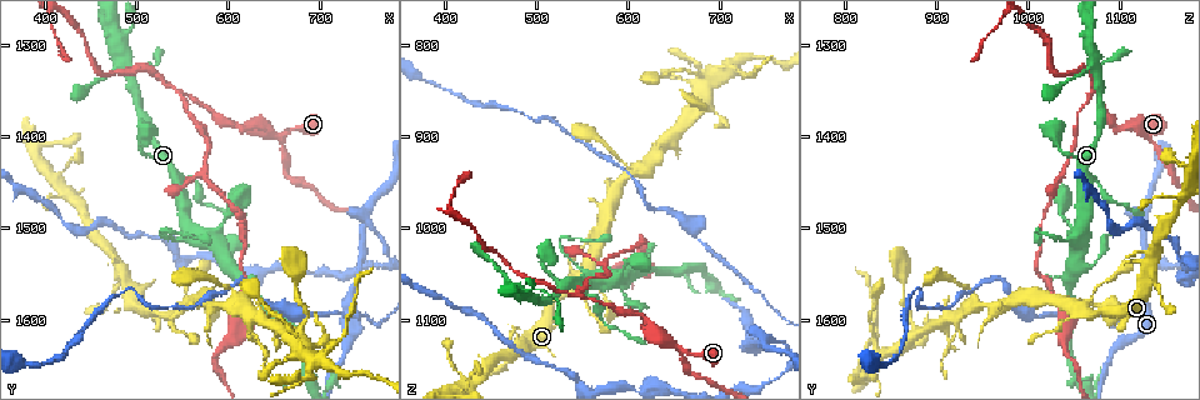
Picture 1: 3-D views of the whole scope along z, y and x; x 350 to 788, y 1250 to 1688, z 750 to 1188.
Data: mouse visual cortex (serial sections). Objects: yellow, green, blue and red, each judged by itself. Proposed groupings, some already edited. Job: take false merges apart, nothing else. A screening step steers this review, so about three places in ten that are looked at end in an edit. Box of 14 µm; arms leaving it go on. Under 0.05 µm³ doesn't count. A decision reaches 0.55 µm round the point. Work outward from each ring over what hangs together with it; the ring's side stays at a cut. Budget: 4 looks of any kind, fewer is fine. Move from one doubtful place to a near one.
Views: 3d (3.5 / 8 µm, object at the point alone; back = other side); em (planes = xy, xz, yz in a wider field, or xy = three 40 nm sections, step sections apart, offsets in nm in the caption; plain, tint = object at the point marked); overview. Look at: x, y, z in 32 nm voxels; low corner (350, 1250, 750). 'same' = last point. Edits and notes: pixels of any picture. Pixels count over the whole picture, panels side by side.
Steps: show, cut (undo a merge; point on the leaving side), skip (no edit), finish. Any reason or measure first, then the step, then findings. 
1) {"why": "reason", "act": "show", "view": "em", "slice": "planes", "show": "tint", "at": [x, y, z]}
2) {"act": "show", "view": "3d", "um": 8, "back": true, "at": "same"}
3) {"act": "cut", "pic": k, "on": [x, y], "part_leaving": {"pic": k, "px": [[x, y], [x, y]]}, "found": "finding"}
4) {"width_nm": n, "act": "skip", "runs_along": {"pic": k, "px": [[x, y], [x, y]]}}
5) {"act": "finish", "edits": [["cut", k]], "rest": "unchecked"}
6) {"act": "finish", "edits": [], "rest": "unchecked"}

{"why": "small branch off a trunk", "act": "show", "view": "3d", "um": 3.5, "at": [545, 1450, 1065]}

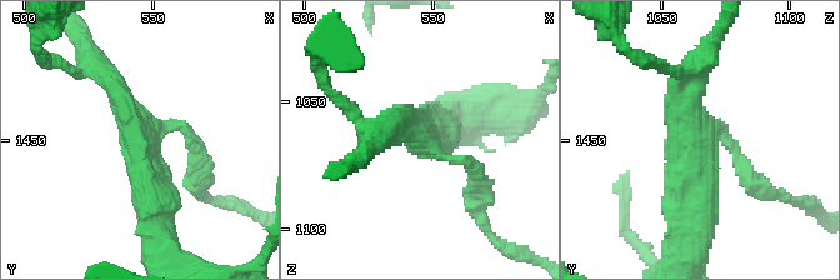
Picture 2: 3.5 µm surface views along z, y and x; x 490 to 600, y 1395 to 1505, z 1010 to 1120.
{"arms": 3, "arm_widths_nm": [150, 250, 500], "why": "need the tissue", "act": "show", "view": "em", "slice": "xy", "step": 3, "show": "tint", "at": [544, 1447, 1062]}

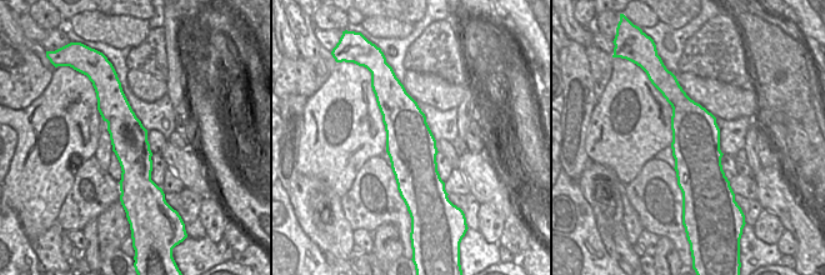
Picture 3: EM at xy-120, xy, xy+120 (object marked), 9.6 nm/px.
{"width_nm": 480, "act": "skip", "runs_along": {"pic": 2, "px": [[99, 68], [119, 86], [156, 209]]}, "found": "all the same cell"}

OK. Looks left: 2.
{"why": "a narrow waist", "act": "show", "view": "3d", "um": 3.5, "at": [660, 1400, 1135]}

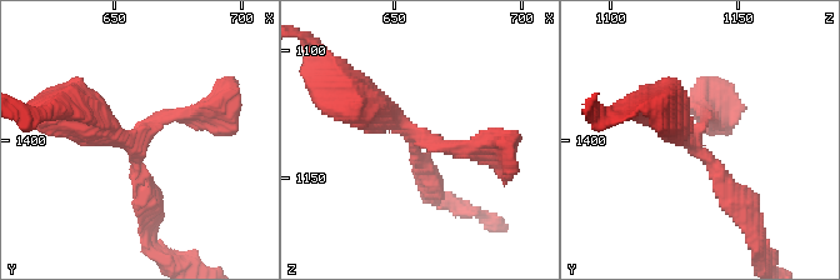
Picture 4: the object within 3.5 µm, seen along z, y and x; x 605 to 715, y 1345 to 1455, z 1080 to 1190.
{"arms": 3, "arm_widths_nm": [200, 250, 450], "why": "shape alone is not enough", "act": "show", "view": "em", "slice": "xy", "step": 3, "show": "tint", "at": [658, 1399, 1131]}

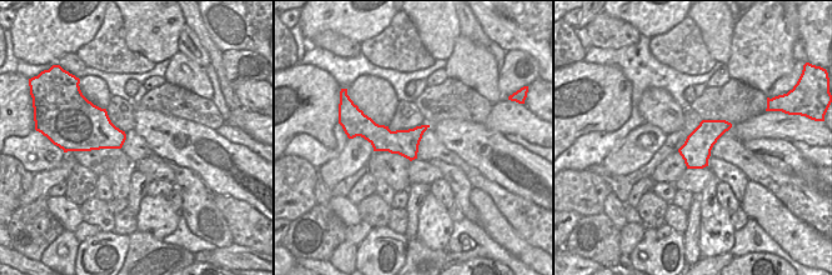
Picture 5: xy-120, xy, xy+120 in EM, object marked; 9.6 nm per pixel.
{"act": "skip", "runs_along": {"pic": 4, "px": [[488, 144], [445, 148], [350, 100]]}, "found": "one cell here"}

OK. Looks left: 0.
{"act": "finish", "edits": [], "rest": "unchecked"}

